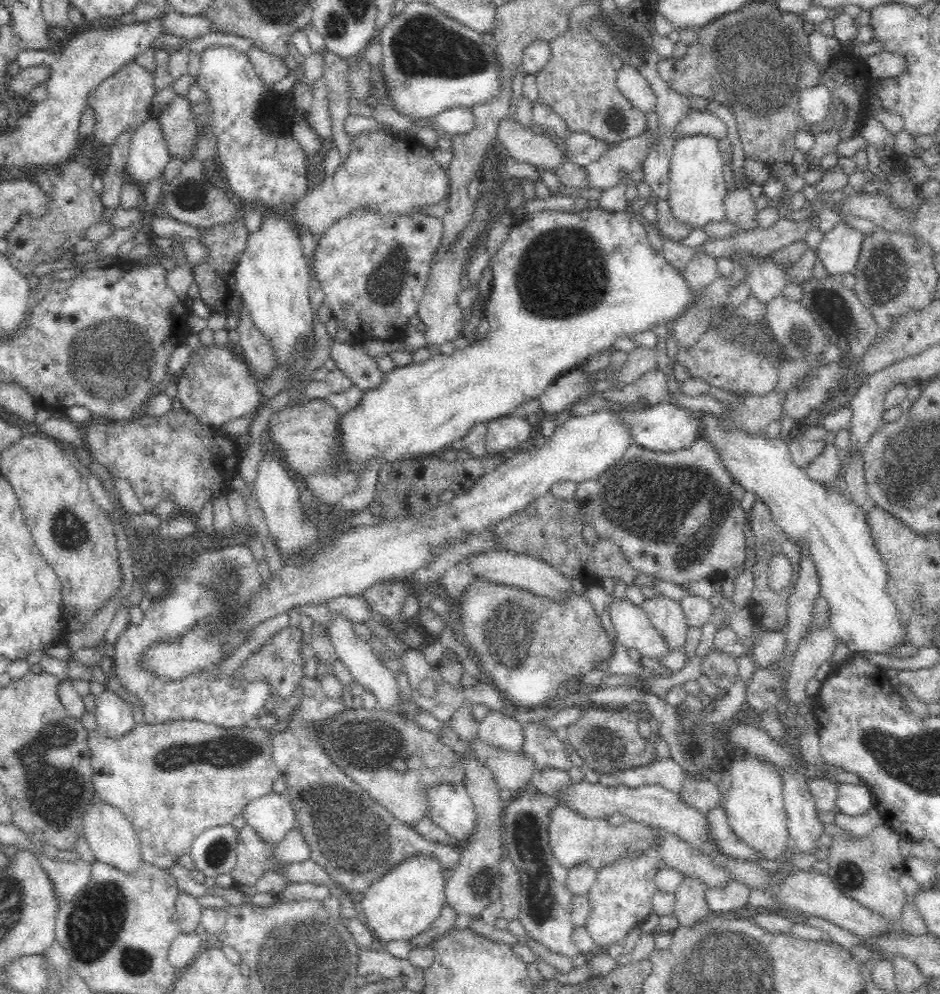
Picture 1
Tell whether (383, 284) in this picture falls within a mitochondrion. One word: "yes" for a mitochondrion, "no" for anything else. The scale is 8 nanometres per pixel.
yes

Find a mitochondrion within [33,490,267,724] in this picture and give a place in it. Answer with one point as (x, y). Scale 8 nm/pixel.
(222, 586)

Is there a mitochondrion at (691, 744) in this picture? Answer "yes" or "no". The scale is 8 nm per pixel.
yes

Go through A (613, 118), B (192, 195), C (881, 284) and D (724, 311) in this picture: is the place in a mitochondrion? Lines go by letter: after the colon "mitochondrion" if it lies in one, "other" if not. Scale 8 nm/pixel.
A: mitochondrion
B: mitochondrion
C: mitochondrion
D: other

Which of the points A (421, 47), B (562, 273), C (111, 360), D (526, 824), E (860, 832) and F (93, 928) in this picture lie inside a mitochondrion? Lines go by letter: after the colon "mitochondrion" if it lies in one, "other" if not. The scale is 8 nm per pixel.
A: mitochondrion
B: mitochondrion
C: mitochondrion
D: mitochondrion
E: other
F: mitochondrion

